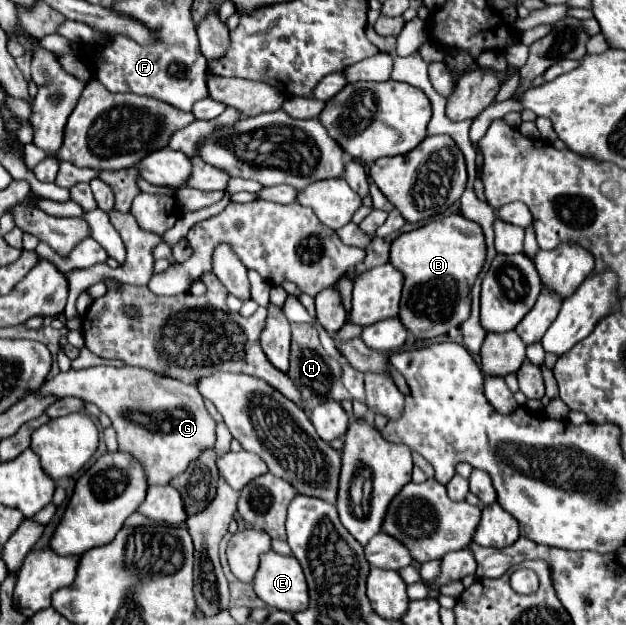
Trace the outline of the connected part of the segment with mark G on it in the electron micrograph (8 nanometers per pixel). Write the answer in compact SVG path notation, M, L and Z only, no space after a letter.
M90 367L70 369L48 379L38 391L40 395L80 397L100 407L112 421L118 435L118 449L130 453L142 467L148 485L168 485L176 475L184 473L202 451L216 445L216 421L204 407L204 399L196 385L178 383L164 375L140 367Z

